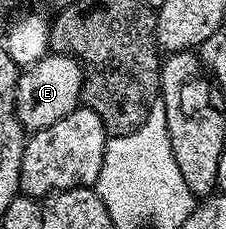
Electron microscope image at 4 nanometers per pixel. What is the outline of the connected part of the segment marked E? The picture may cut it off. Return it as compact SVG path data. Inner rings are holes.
M49 53L16 76L16 116L25 132L41 131L81 106L84 68L72 55Z

